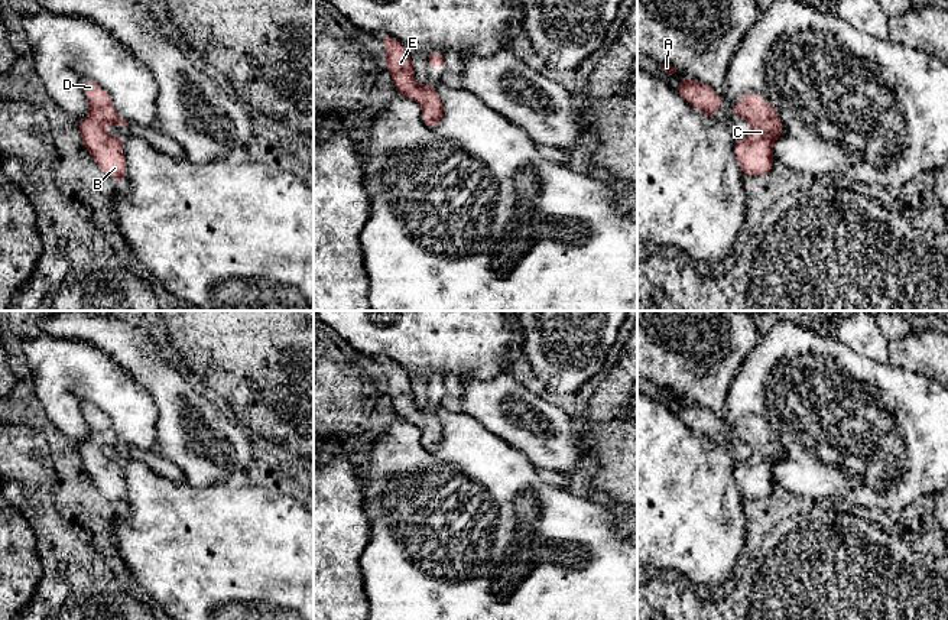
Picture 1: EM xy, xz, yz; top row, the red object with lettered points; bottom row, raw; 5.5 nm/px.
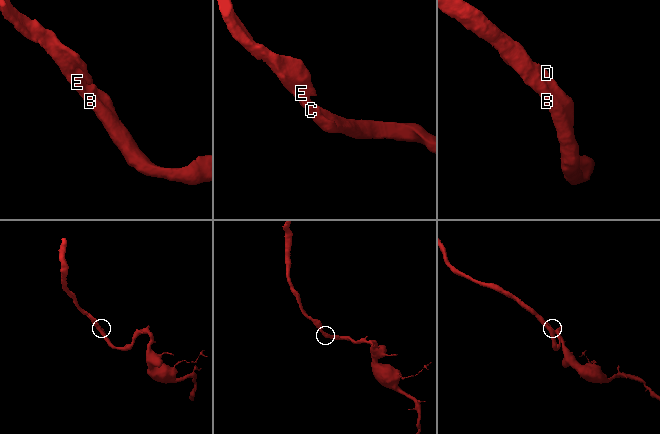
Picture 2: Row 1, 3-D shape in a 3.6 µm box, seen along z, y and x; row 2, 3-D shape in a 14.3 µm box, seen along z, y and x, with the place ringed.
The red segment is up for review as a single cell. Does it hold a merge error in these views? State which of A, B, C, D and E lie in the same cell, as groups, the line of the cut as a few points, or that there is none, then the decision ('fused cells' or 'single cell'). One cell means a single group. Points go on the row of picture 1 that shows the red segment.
A B C D E; no cut; single cell

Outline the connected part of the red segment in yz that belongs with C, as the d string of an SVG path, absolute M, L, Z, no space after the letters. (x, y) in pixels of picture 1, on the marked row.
M746 92L731 111L750 124L750 133L736 139L733 150L744 175L764 175L773 168L773 140L783 134L777 111L759 92Z

